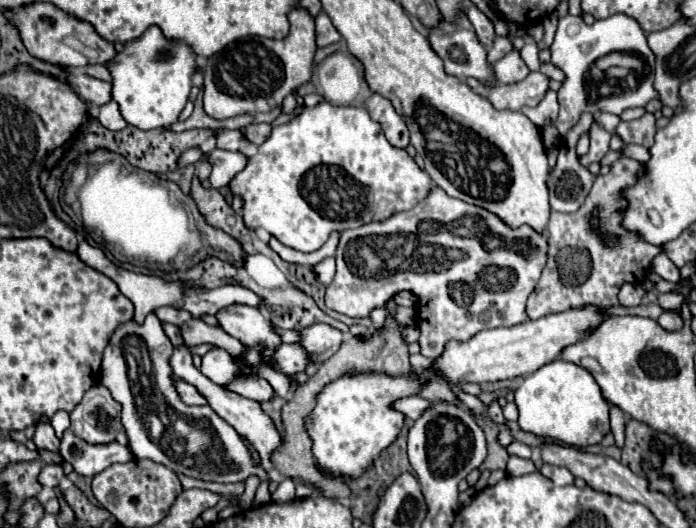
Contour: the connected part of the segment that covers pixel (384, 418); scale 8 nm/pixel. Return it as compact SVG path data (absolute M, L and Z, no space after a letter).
M416 372L414 378L408 378L408 376L396 376L394 378L394 376L386 376L386 374L348 374L348 376L338 378L336 382L328 384L322 390L322 394L318 396L318 404L308 418L308 434L314 442L312 452L314 452L316 462L334 474L346 474L346 476L358 478L374 462L374 458L388 444L392 444L396 440L396 436L402 428L404 416L400 412L392 410L390 404L396 398L418 394L418 390L422 388L422 382L424 380L422 380L420 372Z

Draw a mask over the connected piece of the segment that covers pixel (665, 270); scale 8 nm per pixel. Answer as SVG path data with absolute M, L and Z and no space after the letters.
M664 254L656 256L656 260L652 262L652 270L668 282L680 282L680 272L678 272L676 264L672 260L668 260L668 256L664 256Z

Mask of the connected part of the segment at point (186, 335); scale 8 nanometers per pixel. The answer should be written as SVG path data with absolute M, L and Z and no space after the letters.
M188 320L180 326L180 334L184 338L184 344L188 348L192 346L200 346L204 342L208 344L216 344L218 348L224 348L228 354L232 354L234 358L244 358L246 356L246 348L240 340L232 338L230 334L226 334L224 330L220 328L214 328L214 326L208 326L206 322L202 320Z

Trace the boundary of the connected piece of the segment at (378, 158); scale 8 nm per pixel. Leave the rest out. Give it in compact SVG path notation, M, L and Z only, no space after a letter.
M322 102L314 108L306 106L292 122L274 126L270 138L258 148L258 154L248 160L244 172L232 180L230 188L232 194L244 198L242 210L248 228L264 228L284 246L300 252L314 252L334 230L342 232L346 228L358 228L370 220L386 220L396 212L414 208L430 194L434 184L406 150L388 144L380 124L370 118L366 108Z

